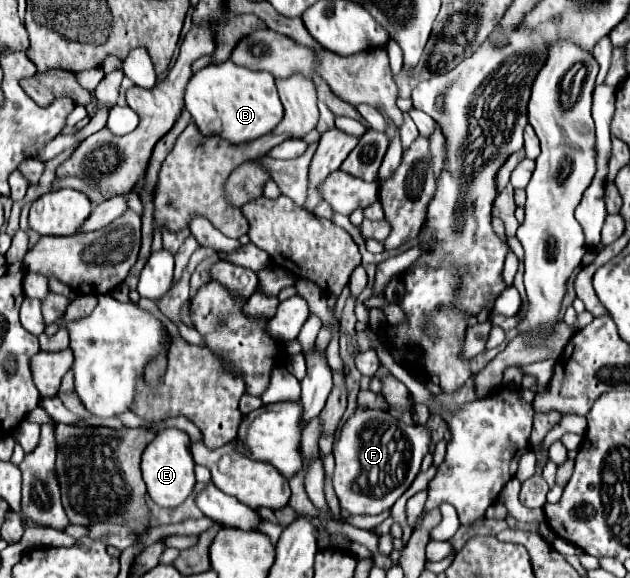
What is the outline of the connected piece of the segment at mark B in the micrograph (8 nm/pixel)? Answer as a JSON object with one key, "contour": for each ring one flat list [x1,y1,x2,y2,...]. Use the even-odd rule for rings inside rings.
{"contour":[[234,61,208,65,192,73,184,91,184,107,202,135,218,135,232,145,254,141,270,133,282,121,282,103,276,93,274,77,266,71,250,71],[214,119,222,123,222,129,210,129]]}

